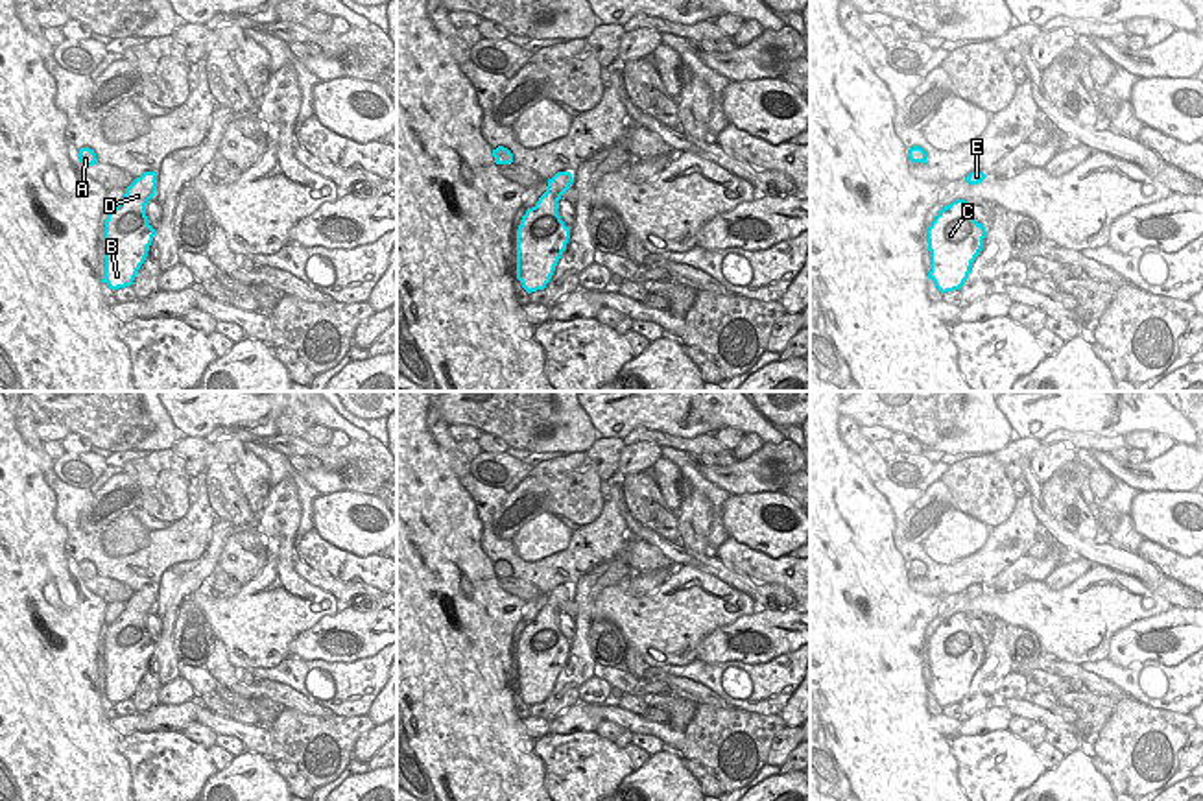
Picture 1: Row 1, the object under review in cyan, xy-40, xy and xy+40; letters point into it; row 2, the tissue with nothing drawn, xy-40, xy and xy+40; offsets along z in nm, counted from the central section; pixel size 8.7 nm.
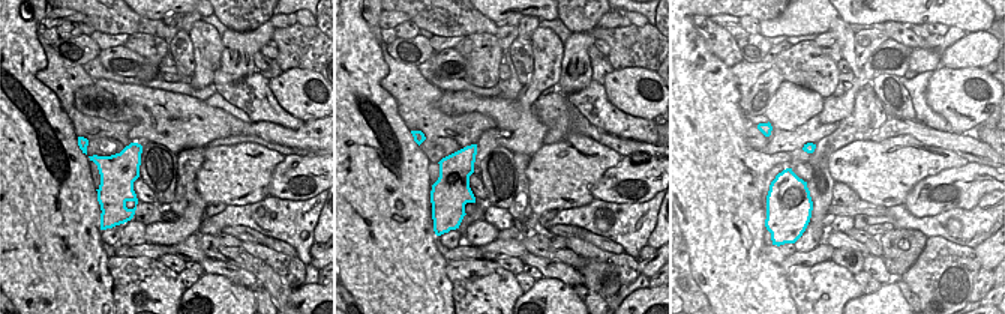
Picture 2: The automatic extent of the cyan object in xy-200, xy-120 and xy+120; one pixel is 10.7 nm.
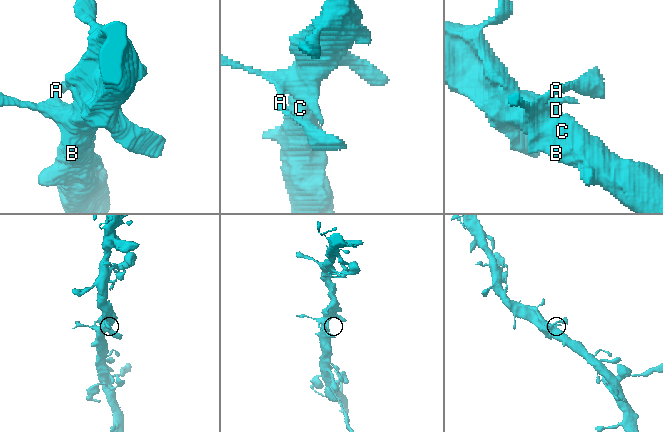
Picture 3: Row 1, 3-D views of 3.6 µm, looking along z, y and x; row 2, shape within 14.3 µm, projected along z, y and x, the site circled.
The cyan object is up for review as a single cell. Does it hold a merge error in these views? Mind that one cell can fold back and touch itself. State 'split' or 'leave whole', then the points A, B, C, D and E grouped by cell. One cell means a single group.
leave whole; groups A B C D E

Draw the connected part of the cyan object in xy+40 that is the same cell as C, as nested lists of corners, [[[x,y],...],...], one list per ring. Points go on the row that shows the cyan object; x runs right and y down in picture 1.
[[[965,199],[943,207],[926,229],[930,271],[941,293],[959,290],[983,247],[985,227],[976,221]]]

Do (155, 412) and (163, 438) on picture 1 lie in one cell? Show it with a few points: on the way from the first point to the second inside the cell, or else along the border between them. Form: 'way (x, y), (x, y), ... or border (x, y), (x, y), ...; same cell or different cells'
way (159, 418), (163, 432); same cell

